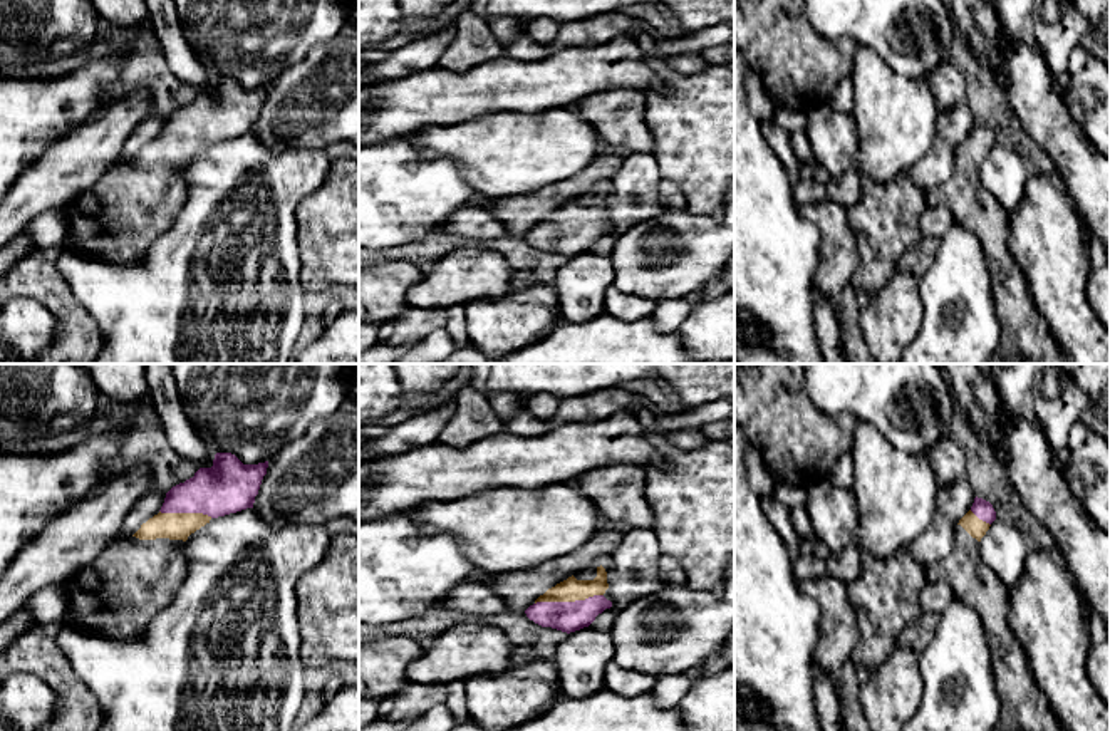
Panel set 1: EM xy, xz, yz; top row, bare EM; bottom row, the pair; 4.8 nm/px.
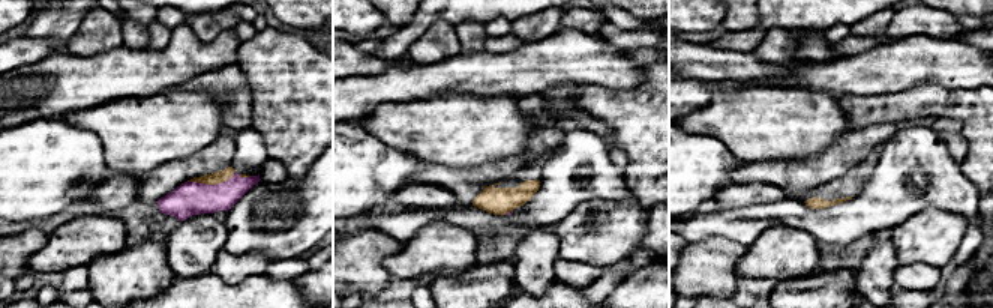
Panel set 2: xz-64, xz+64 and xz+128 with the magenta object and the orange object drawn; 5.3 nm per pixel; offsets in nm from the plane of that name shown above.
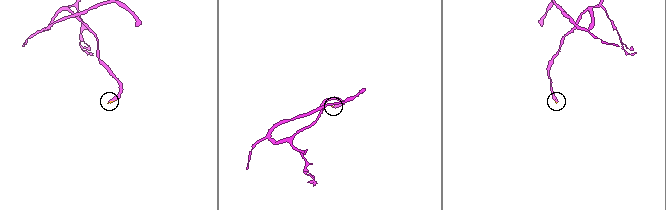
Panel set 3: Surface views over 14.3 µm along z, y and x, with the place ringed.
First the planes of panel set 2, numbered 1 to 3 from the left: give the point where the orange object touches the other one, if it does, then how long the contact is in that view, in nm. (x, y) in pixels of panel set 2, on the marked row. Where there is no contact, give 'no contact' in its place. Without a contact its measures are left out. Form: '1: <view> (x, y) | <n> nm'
1: xz-64 (210, 185) | 260 nm
2: xz+64 (509, 212) | 50 nm
3: no contact

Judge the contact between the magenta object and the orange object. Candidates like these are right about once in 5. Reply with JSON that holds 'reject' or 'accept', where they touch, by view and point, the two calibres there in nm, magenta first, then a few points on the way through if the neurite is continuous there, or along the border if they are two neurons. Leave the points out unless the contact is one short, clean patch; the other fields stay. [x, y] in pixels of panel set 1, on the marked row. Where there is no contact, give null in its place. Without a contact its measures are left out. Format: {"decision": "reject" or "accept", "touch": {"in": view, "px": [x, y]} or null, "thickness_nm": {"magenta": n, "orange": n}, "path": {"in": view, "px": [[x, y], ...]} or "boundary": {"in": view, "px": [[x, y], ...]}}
{"decision": "accept", "touch": {"in": "xz", "px": [569, 602]}, "thickness_nm": {"magenta": 140, "orange": 110}}

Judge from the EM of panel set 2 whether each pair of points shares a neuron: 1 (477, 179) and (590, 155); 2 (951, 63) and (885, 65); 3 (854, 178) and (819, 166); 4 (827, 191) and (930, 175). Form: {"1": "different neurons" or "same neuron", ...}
{"1": "different neurons", "2": "same neuron", "3": "different neurons", "4": "different neurons"}

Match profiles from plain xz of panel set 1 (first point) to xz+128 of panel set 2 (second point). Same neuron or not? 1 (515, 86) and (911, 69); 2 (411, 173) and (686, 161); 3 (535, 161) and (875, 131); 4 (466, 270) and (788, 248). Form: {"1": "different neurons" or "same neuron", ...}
{"1": "same neuron", "2": "same neuron", "3": "different neurons", "4": "same neuron"}

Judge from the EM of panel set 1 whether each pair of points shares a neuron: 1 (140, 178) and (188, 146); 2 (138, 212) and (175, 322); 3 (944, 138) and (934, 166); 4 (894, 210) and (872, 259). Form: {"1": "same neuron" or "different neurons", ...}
{"1": "same neuron", "2": "different neurons", "3": "same neuron", "4": "same neuron"}

